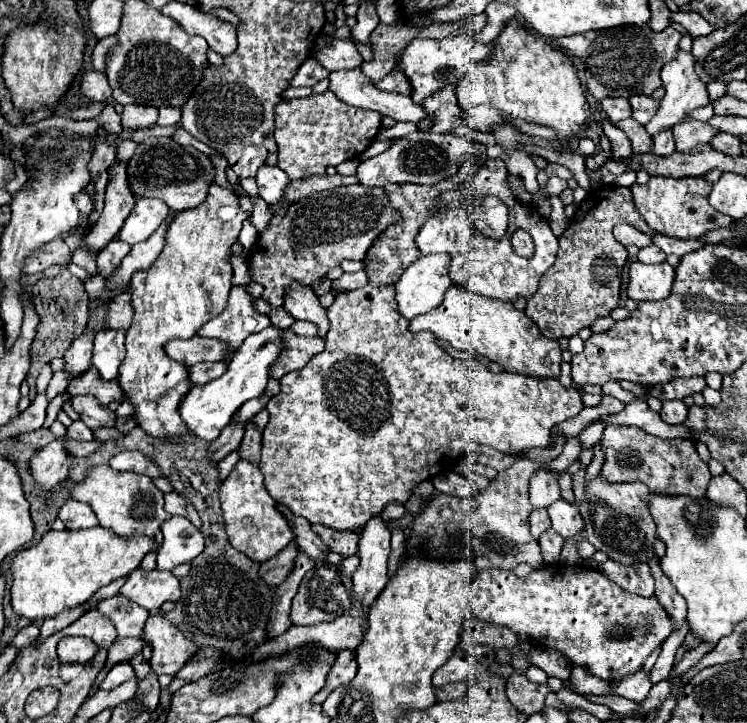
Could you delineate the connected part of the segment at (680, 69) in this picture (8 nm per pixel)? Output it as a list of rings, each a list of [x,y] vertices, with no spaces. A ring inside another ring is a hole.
[[[679,49],[677,55],[675,55],[675,59],[661,69],[661,79],[663,79],[663,85],[665,85],[667,93],[665,93],[665,97],[661,99],[661,107],[659,107],[657,115],[651,119],[651,123],[645,125],[645,129],[647,129],[649,135],[659,133],[661,129],[673,127],[673,125],[679,123],[679,121],[685,121],[689,111],[693,111],[695,107],[701,107],[701,105],[707,105],[707,103],[709,103],[707,85],[705,85],[705,83],[697,77],[697,73],[695,73],[695,59],[693,59],[691,51]]]

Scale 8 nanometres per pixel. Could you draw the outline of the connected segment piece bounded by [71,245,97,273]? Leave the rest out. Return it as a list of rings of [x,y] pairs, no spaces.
[[[79,245],[75,251],[73,251],[73,263],[75,265],[79,265],[79,267],[83,267],[85,271],[89,271],[89,273],[95,273],[95,253],[87,253],[87,249],[83,247],[83,245]]]

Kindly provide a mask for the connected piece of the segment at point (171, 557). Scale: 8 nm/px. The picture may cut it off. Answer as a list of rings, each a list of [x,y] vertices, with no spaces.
[[[169,517],[161,523],[163,545],[157,553],[157,569],[175,569],[181,563],[193,561],[205,545],[201,531],[185,517]]]

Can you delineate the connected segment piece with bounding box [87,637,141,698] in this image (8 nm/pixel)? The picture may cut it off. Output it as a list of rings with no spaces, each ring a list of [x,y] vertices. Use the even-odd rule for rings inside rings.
[[[117,637],[117,641],[109,647],[105,667],[99,672],[87,698],[92,697],[95,691],[99,689],[99,685],[113,665],[117,665],[117,663],[121,663],[121,661],[129,661],[129,659],[131,659],[135,653],[139,653],[139,651],[141,651],[141,641],[139,641],[139,639],[123,639],[123,637]]]

